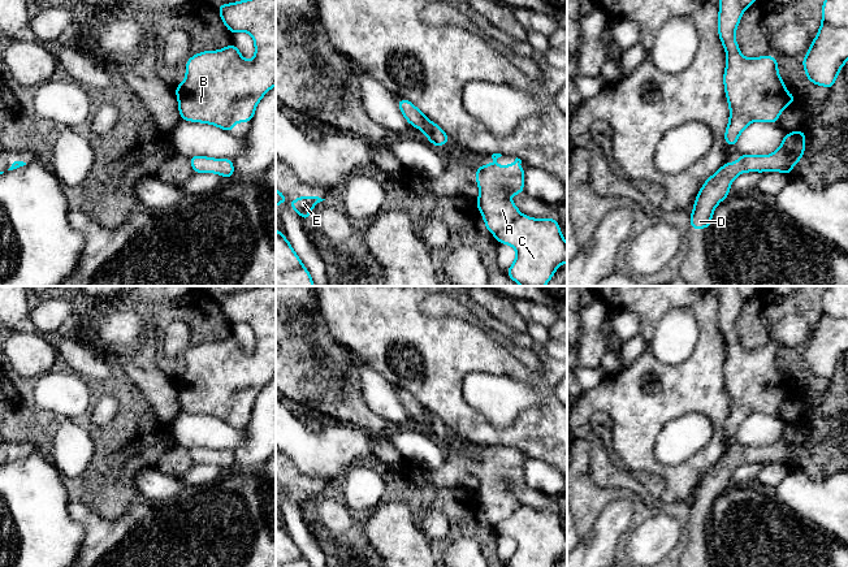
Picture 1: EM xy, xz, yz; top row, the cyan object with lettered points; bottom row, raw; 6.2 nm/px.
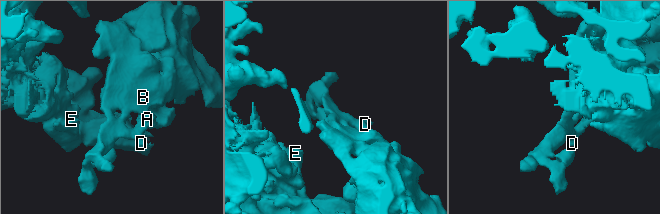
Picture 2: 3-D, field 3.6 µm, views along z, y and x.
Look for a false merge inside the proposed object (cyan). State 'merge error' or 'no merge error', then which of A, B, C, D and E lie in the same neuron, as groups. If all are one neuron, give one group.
no merge error; groups A B C D E

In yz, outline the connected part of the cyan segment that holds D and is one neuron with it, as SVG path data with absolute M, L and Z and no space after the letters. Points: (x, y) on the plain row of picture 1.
M801 420L786 425L780 438L771 446L739 446L737 454L724 454L710 467L695 490L689 520L708 520L715 498L730 486L731 473L745 463L765 464L778 462L786 467L792 464L793 454L800 455L805 443L805 423Z

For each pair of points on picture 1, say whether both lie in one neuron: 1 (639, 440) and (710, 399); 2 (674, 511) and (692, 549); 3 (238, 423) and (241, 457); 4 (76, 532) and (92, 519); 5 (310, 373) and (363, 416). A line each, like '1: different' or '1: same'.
1: same
2: different
3: different
4: different
5: same

